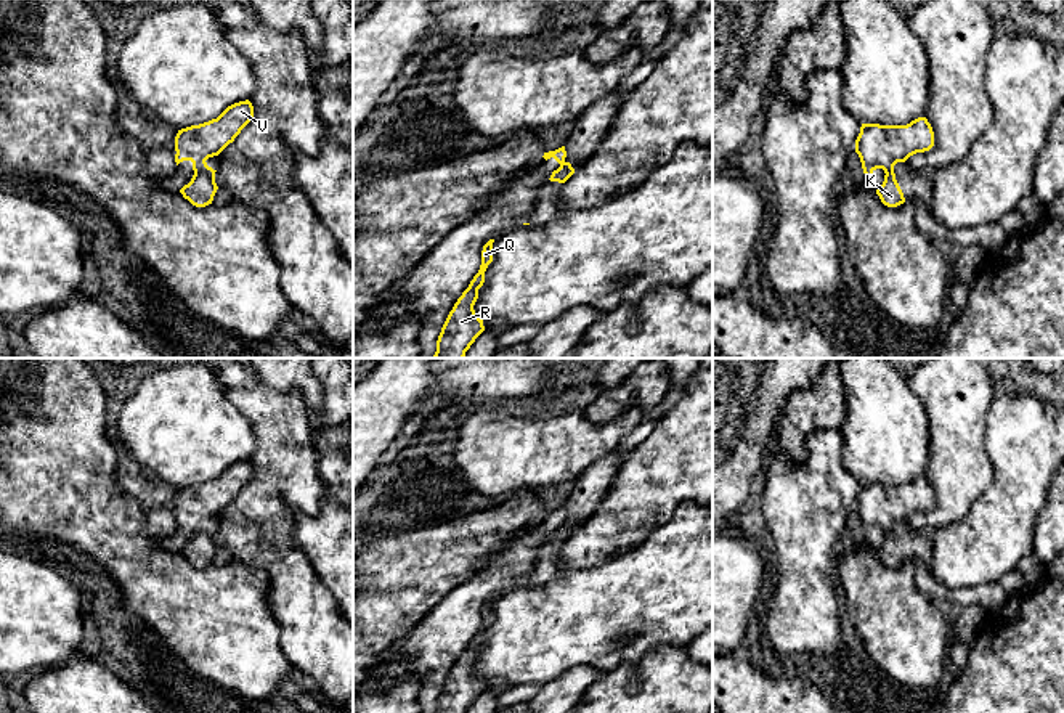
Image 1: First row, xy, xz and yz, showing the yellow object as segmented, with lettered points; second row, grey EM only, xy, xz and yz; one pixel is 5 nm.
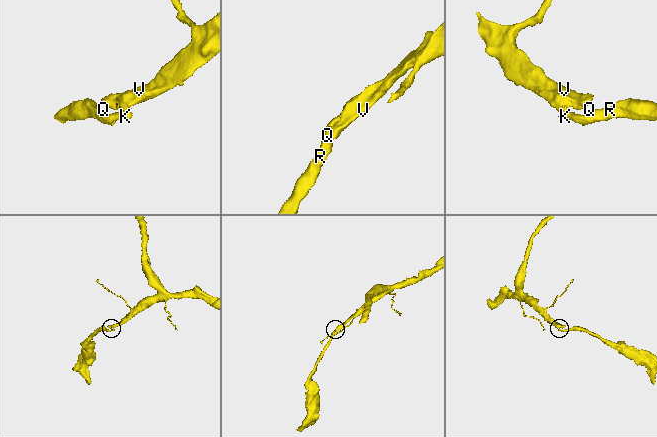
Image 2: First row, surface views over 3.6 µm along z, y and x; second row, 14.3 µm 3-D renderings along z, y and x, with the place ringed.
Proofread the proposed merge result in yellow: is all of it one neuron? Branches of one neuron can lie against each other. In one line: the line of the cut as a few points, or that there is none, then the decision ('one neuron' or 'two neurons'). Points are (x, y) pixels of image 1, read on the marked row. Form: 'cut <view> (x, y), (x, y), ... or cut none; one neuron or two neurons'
cut xy (204, 161), (194, 172); two neurons

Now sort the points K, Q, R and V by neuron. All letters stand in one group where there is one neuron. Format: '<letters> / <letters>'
K Q R / V

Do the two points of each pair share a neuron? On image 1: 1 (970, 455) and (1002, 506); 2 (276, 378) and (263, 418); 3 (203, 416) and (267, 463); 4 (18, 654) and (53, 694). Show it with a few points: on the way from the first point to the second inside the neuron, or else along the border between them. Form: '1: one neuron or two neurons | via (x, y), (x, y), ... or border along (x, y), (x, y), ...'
1: two neurons | border along (987, 450), (992, 460), (992, 482), (965, 516)
2: two neurons | border along (259, 379), (276, 391), (297, 389), (305, 407)
3: two neurons | border along (244, 415), (257, 439), (257, 447), (249, 458)
4: two neurons | border along (73, 657), (37, 672)

